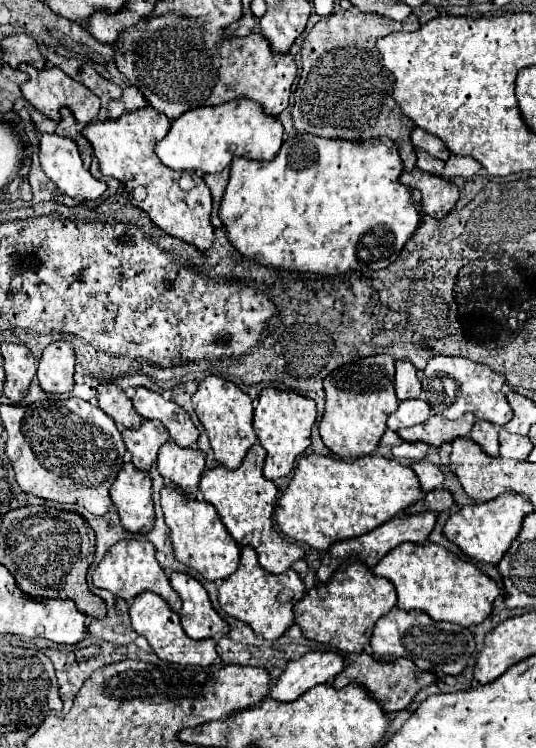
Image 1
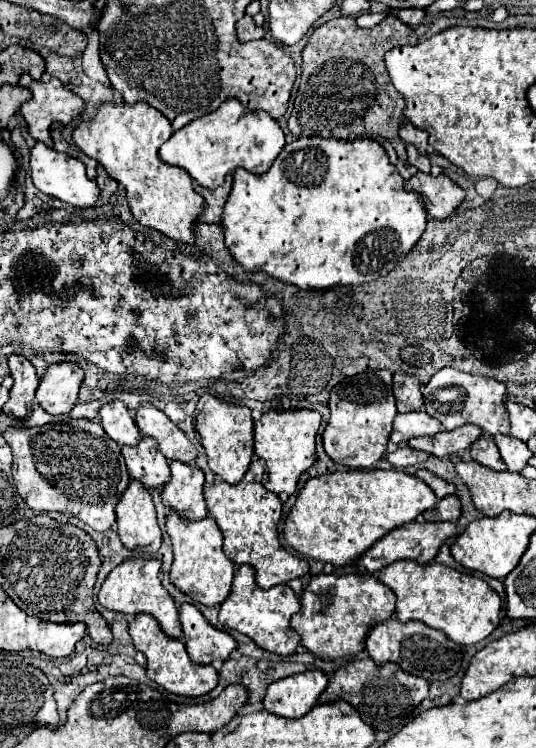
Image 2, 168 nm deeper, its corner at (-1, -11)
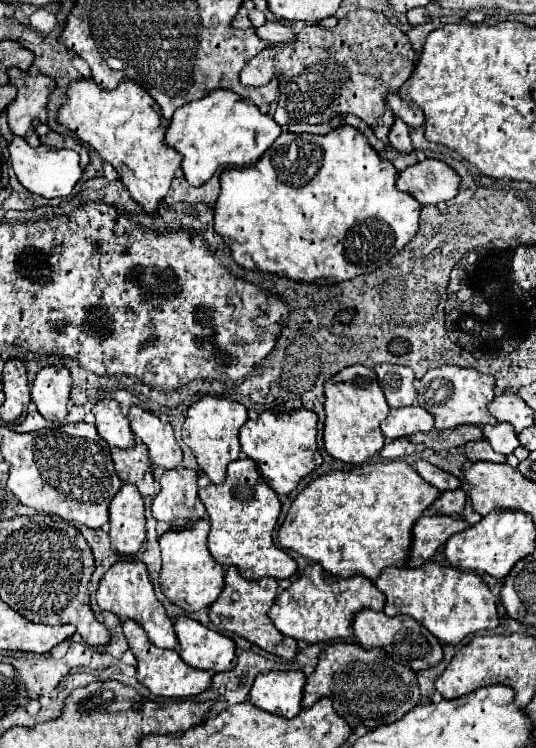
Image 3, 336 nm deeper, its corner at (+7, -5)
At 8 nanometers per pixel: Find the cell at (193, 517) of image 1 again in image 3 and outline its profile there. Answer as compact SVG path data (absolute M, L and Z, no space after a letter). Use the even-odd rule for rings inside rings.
M206 519L196 521L188 529L170 529L160 537L162 549L162 571L160 571L160 589L174 605L182 607L188 613L196 613L200 609L210 607L222 587L224 587L224 569L216 563L206 547L206 537L210 531L210 523Z

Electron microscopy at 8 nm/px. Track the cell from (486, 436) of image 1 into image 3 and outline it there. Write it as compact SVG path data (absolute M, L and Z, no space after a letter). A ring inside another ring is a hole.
M486 439L476 441L476 443L468 443L468 445L464 447L464 451L466 451L466 457L468 457L472 463L476 463L476 461L506 463L506 457L504 457L504 455L500 455L500 453L496 453L496 451L492 451Z

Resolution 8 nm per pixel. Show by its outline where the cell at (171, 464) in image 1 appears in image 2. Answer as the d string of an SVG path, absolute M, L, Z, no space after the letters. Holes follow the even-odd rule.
M178 461L170 463L170 471L170 481L162 487L164 505L178 511L186 519L204 519L208 513L202 497L204 471L196 465L186 465Z

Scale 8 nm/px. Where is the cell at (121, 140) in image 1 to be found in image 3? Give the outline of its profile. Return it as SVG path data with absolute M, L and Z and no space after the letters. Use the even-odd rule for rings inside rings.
M78 79L68 85L66 101L58 109L58 123L78 135L78 139L96 149L120 175L120 181L130 191L146 213L158 209L160 199L170 189L174 171L180 167L180 153L164 143L164 133L170 125L156 101L136 81L120 81L112 91L102 89L92 79Z

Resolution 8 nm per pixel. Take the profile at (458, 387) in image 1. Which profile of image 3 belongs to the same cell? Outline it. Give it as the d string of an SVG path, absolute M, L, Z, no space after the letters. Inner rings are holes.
M438 367L428 371L422 379L416 379L416 391L416 403L432 413L436 429L454 429L458 425L482 427L486 423L498 423L488 411L488 403L494 399L492 375L464 367Z

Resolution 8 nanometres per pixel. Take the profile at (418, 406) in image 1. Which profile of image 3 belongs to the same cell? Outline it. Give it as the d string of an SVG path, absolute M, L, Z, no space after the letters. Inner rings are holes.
M418 405L390 409L390 415L382 421L382 433L388 439L408 437L418 431L430 431L434 427L434 417Z

